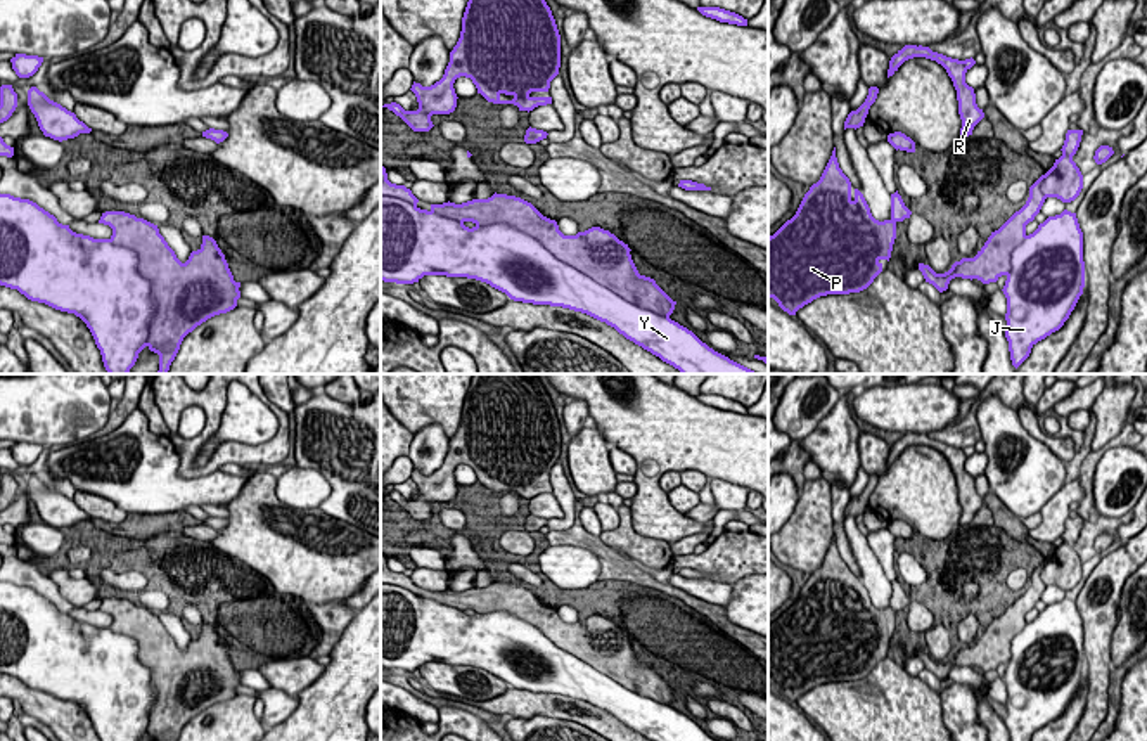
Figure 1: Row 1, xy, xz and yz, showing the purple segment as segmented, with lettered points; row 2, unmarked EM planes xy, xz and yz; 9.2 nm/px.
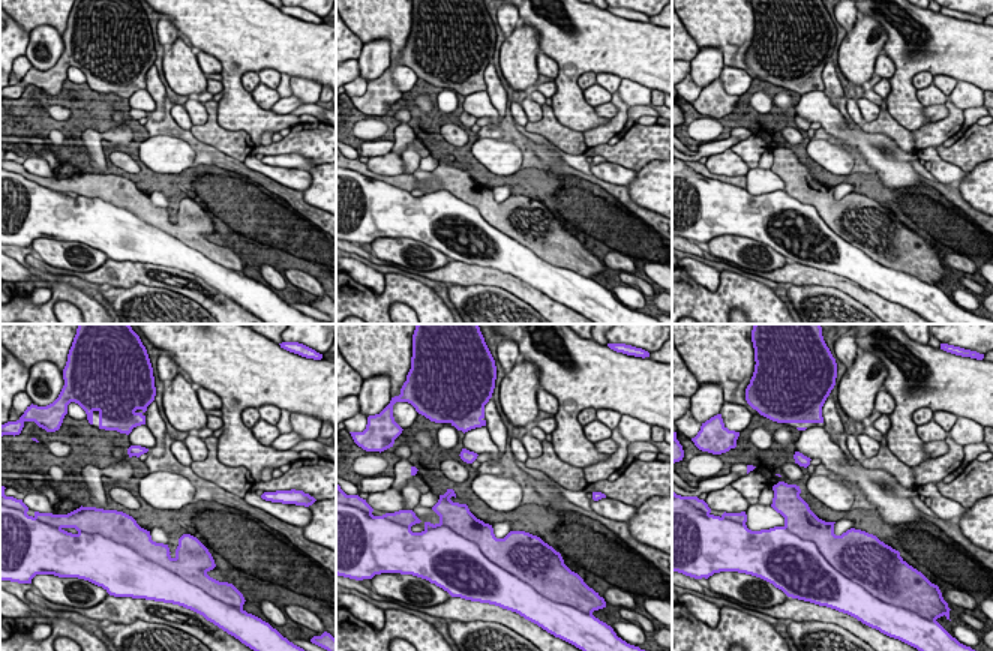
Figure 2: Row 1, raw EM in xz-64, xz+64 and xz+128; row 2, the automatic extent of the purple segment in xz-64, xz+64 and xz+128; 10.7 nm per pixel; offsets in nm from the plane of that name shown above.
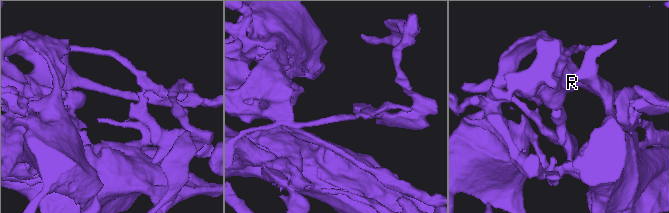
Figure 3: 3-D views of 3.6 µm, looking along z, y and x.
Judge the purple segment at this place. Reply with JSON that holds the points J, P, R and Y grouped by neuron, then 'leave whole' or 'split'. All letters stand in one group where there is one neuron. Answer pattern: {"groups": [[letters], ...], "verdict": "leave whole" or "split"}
{"groups": [["J", "Y"], ["P", "R"]], "verdict": "split"}

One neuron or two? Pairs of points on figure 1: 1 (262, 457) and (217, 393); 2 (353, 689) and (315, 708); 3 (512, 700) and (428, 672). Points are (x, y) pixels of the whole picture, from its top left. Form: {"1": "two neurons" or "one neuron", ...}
{"1": "one neuron", "2": "one neuron", "3": "two neurons"}

